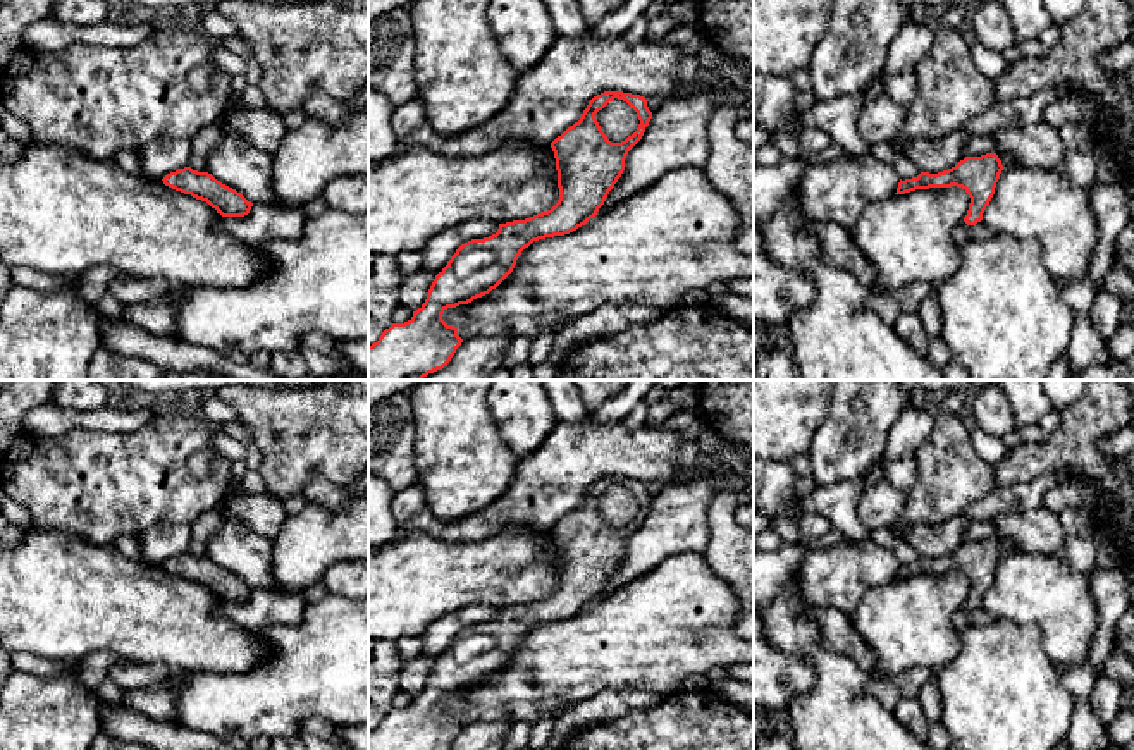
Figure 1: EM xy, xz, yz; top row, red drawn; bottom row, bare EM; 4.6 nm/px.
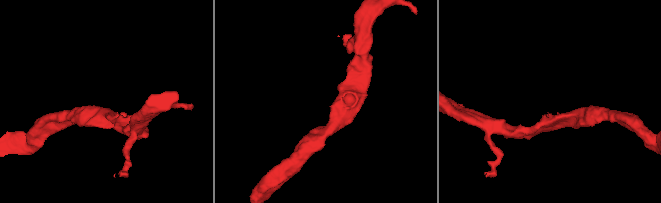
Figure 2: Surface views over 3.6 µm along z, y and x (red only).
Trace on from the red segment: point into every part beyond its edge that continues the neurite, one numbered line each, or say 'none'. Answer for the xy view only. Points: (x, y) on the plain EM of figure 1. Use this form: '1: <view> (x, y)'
none

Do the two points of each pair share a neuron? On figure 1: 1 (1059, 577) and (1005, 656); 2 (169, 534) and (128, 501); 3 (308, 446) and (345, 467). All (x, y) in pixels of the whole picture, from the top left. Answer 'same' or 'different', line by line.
1: different
2: different
3: same

